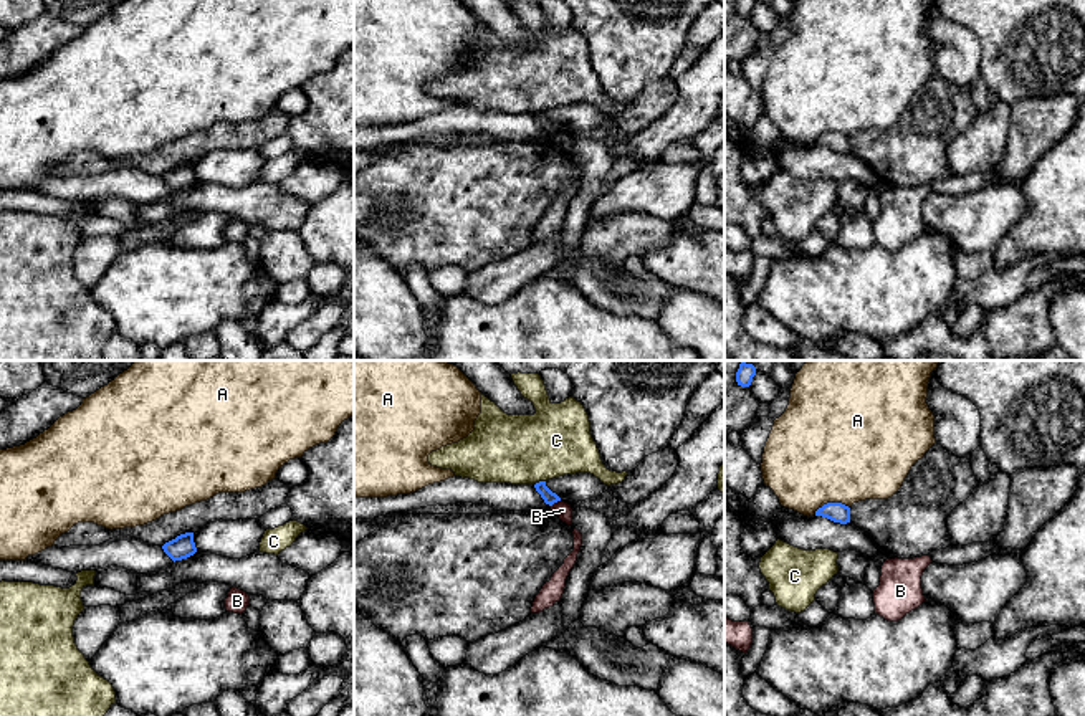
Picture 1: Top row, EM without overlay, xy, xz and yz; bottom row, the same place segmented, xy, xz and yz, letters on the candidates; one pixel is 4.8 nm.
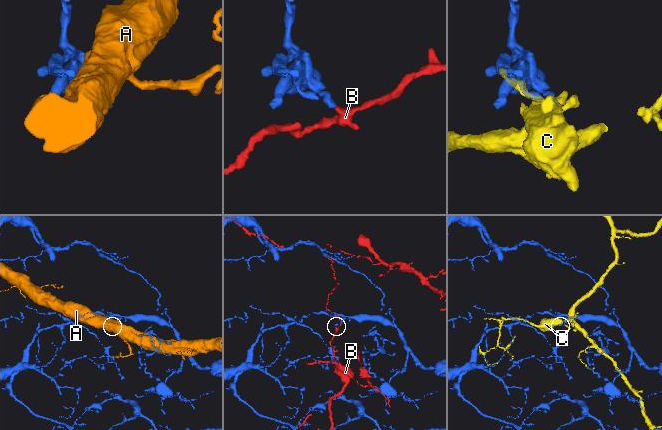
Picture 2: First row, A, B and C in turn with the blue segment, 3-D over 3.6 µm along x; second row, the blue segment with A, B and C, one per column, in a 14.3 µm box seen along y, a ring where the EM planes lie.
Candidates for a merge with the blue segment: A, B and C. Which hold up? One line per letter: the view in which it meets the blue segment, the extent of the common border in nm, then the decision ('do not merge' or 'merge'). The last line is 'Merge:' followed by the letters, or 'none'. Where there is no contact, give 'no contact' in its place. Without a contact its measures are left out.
A: meets blue in yz; contact 180 nm long; do not merge
B: meets blue in xz; contact 70 nm long; do not merge
C: meets blue in xz; contact 60 nm long; do not merge
Merge: none

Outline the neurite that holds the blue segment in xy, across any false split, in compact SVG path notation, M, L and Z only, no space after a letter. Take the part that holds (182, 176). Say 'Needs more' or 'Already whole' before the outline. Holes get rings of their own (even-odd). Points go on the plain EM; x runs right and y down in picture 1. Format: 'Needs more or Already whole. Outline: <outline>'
Already whole. Outline: M185 162L162 175L164 182L175 192L197 182L194 162Z

